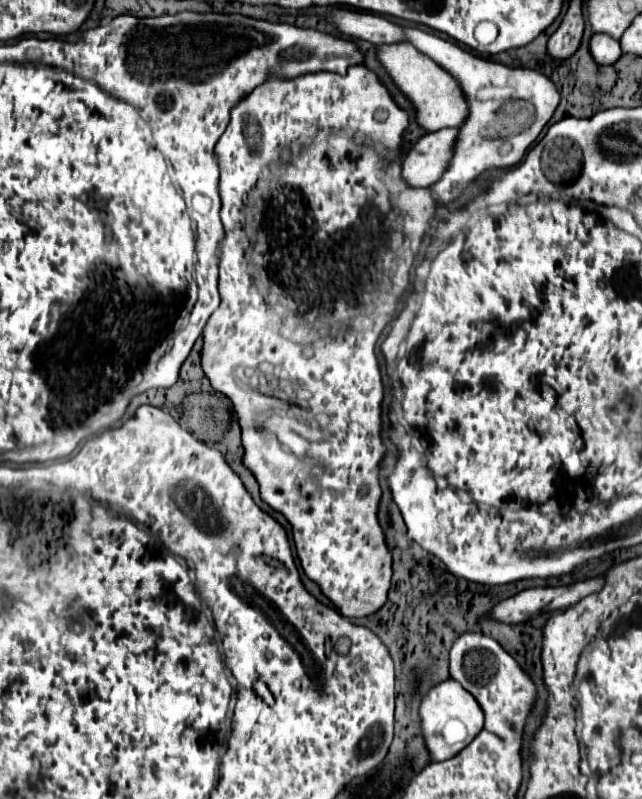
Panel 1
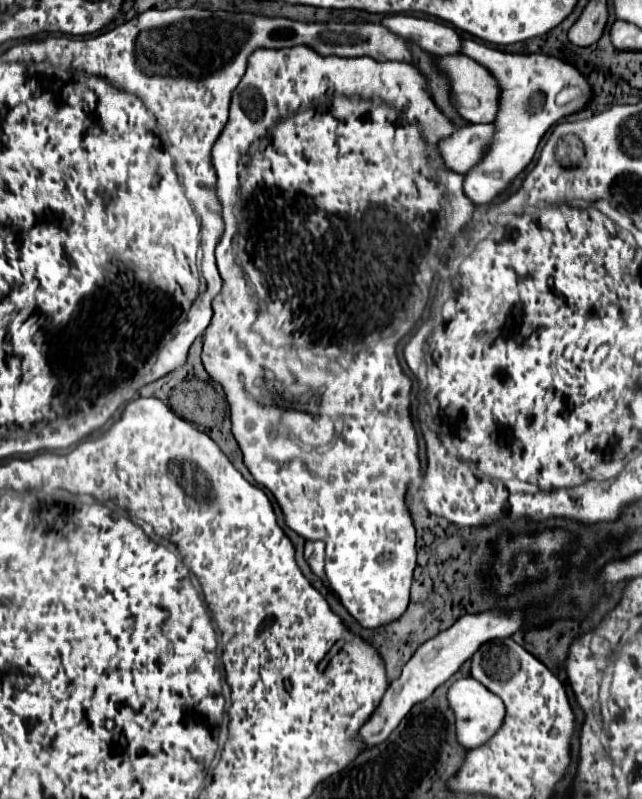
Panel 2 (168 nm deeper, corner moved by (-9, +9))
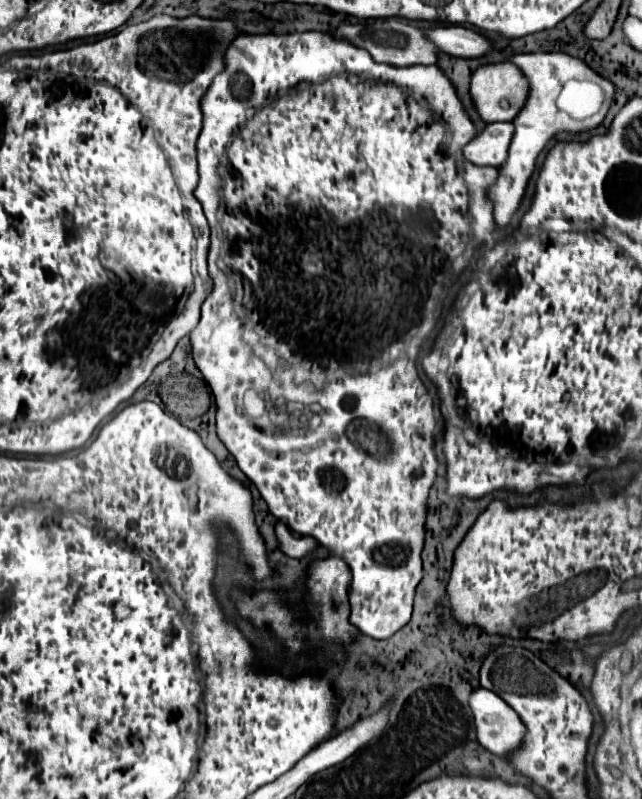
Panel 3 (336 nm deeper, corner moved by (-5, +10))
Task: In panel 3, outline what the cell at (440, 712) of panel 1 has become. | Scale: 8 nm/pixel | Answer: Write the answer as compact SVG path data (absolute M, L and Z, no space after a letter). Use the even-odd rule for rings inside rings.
M476 688L468 696L468 704L476 724L476 738L488 752L508 754L522 740L526 728L500 696L486 688Z

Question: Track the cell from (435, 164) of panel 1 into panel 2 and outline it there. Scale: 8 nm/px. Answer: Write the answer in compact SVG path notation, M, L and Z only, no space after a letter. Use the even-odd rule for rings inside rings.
M468 125L458 129L452 137L440 143L440 153L448 169L456 173L466 173L474 163L482 161L486 147L494 139L494 125Z

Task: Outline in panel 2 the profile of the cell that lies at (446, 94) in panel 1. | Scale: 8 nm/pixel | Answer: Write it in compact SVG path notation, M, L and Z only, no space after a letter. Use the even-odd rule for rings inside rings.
M448 55L448 57L434 57L440 71L448 75L452 87L452 103L456 105L458 113L468 119L470 123L492 123L498 115L498 83L490 77L476 61L470 61L466 55Z

